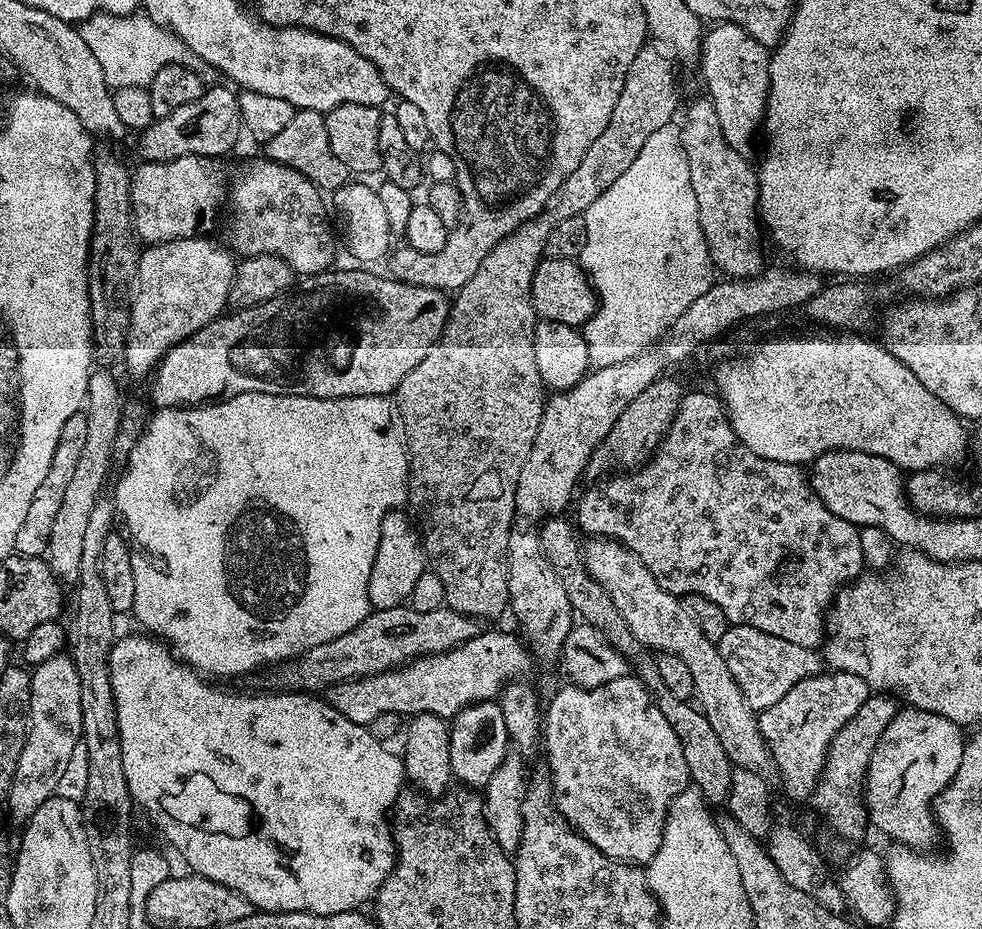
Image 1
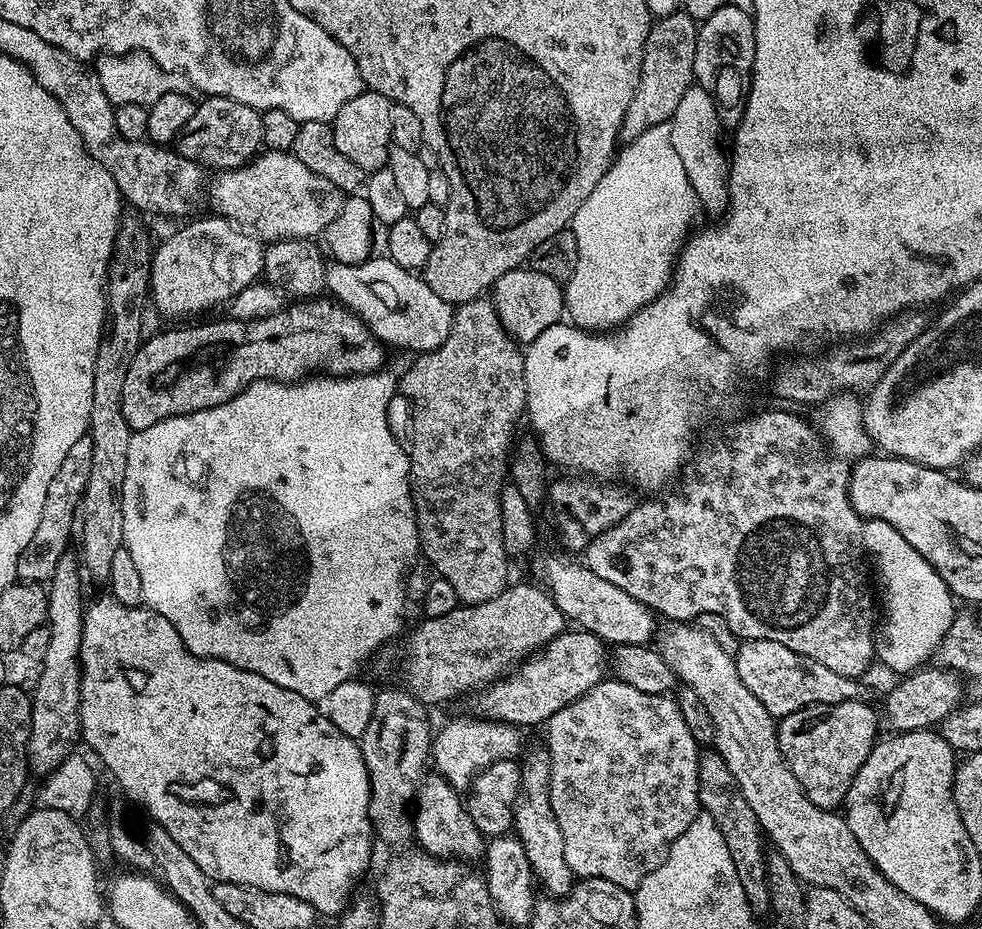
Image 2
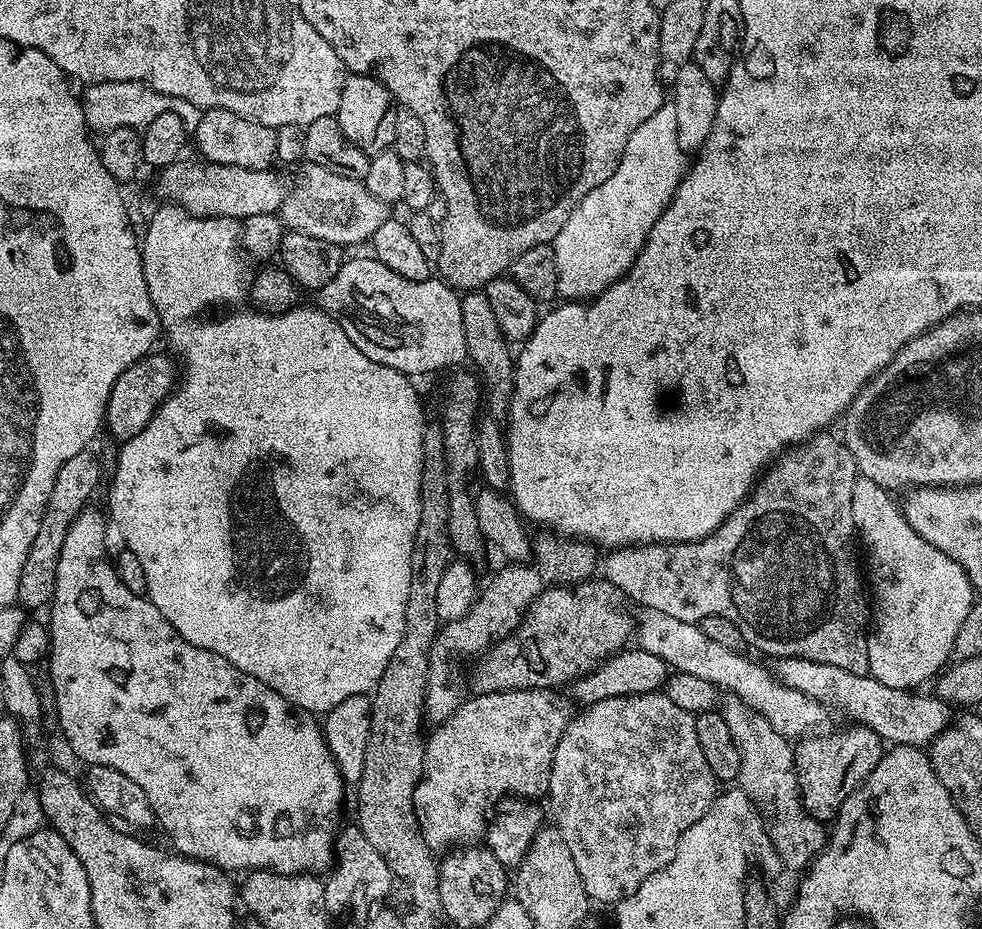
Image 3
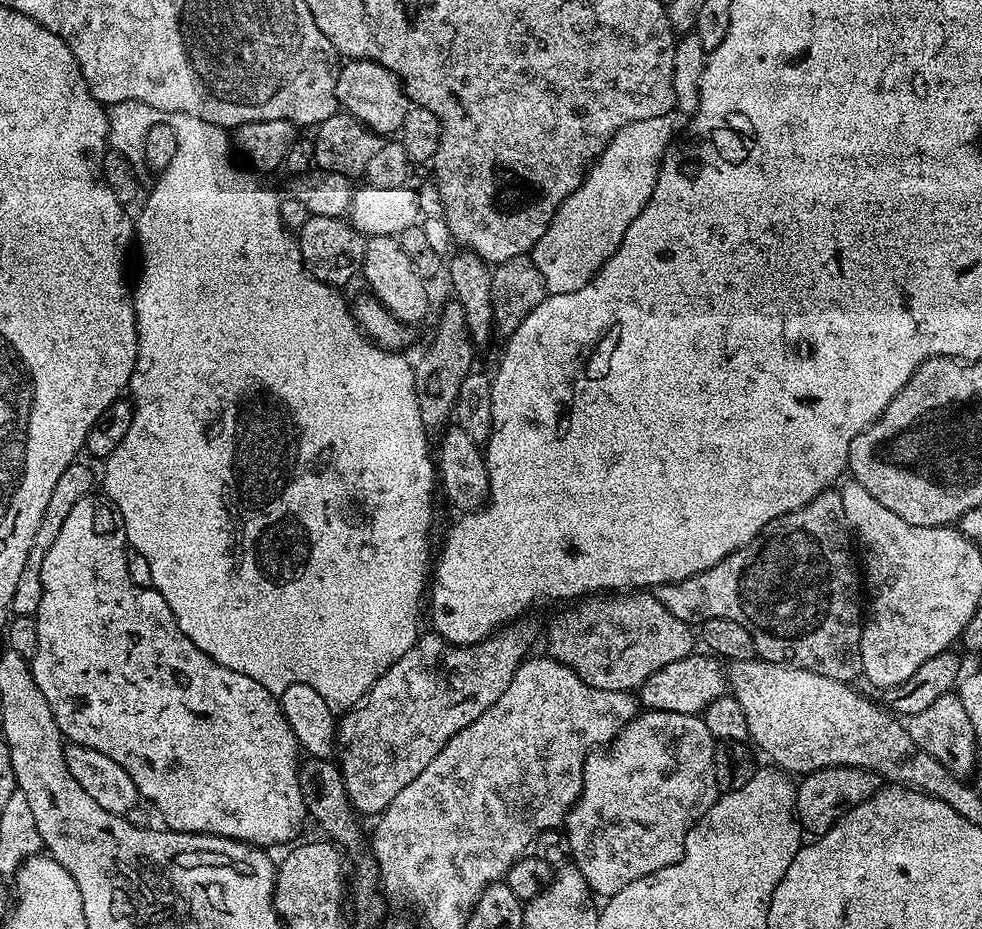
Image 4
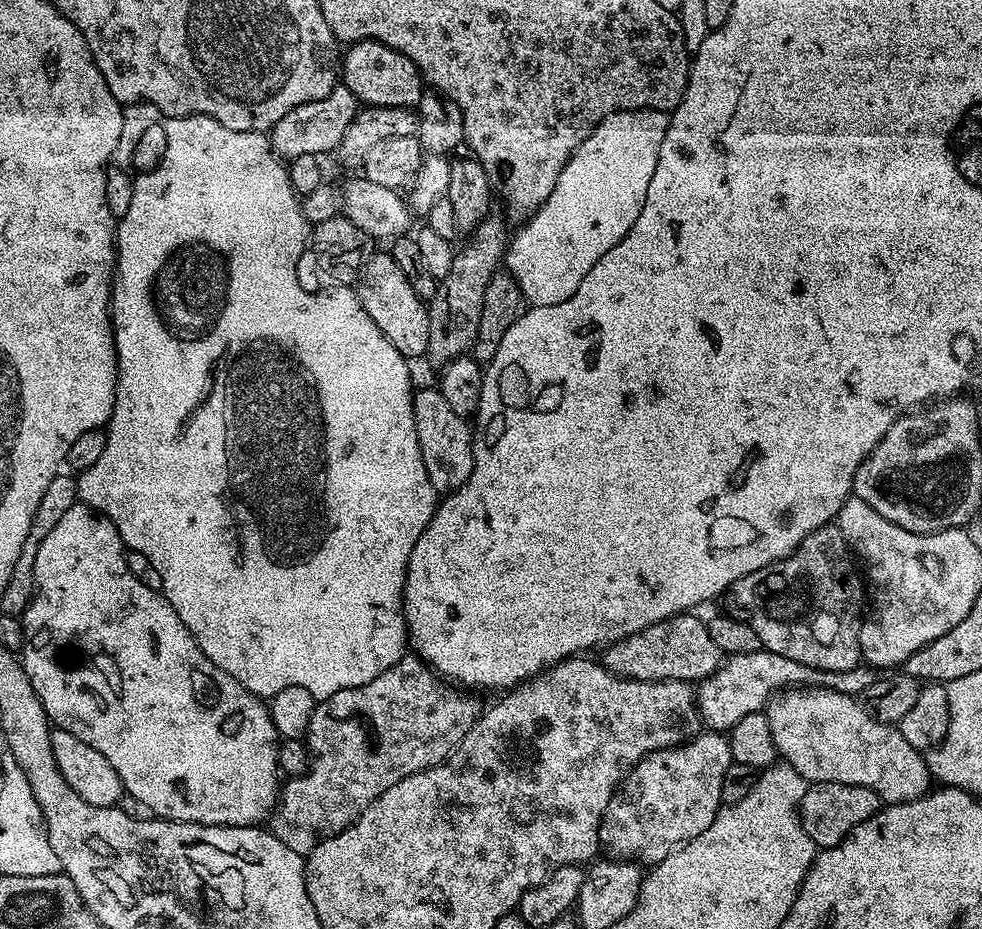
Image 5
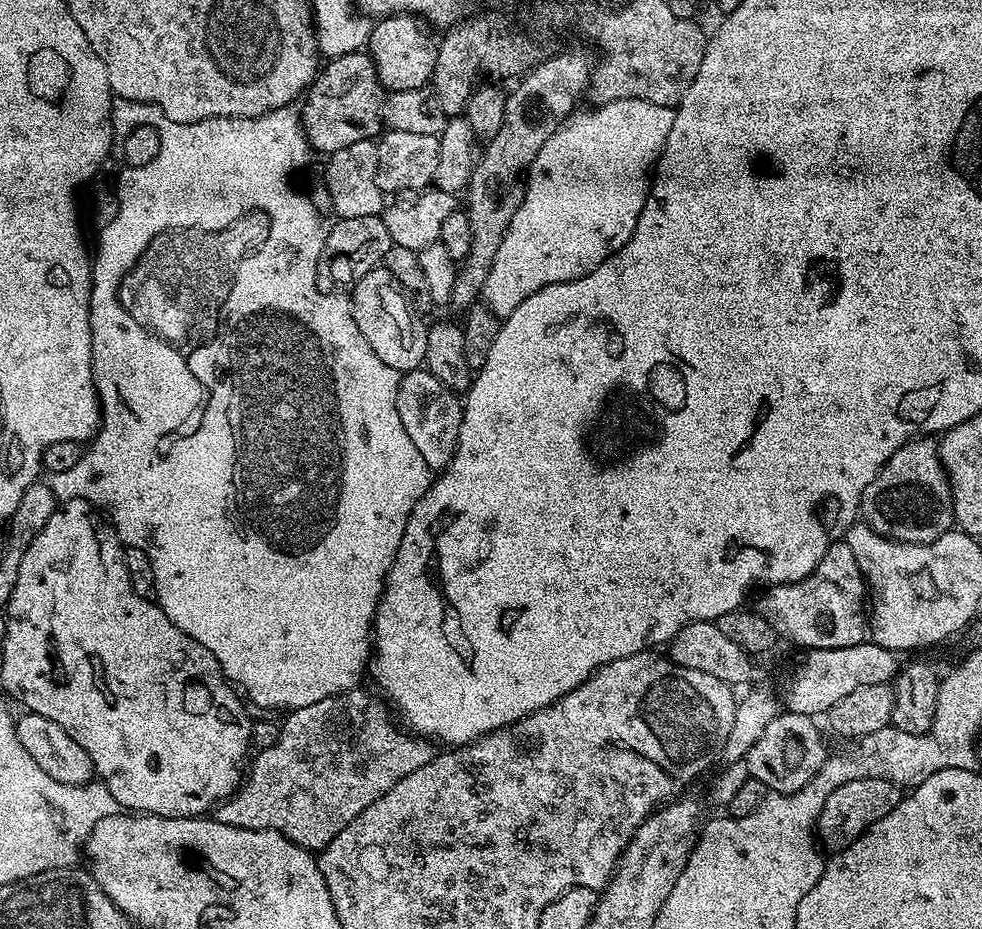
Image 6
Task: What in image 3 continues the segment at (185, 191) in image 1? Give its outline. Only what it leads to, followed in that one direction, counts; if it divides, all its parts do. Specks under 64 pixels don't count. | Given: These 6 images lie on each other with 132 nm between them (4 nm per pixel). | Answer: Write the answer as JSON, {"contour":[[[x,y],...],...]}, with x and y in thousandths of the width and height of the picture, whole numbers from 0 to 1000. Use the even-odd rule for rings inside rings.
{"contour":[[[311,175],[305,183],[283,229],[290,247],[311,250],[316,256],[328,256],[328,260],[353,265],[378,259],[381,248],[397,236],[396,221],[381,213],[370,194],[348,192],[348,187],[340,187],[323,177]]]}

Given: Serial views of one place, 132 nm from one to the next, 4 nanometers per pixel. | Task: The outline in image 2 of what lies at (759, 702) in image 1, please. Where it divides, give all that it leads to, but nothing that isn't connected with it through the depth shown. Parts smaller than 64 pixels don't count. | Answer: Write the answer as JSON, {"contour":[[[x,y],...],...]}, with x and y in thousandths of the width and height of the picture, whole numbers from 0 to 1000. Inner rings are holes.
{"contour":[[[759,689],[748,704],[752,730],[760,734],[760,743],[780,760],[788,773],[803,771],[826,758],[852,758],[863,753],[880,753],[880,741],[875,731],[849,726],[849,721],[821,708],[793,691]]]}

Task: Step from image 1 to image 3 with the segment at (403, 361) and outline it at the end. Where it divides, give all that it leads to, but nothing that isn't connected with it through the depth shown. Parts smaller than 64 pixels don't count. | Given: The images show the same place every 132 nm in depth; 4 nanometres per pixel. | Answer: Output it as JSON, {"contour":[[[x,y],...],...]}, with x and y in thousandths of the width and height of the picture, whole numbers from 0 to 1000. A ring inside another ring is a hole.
{"contour":[[[152,381],[146,383],[136,394],[132,394],[116,411],[116,420],[112,420],[110,436],[106,442],[105,460],[110,461],[112,468],[118,476],[125,476],[136,471],[157,450],[157,446],[162,441],[163,434],[176,421],[181,413],[181,392],[174,382],[159,383]]]}

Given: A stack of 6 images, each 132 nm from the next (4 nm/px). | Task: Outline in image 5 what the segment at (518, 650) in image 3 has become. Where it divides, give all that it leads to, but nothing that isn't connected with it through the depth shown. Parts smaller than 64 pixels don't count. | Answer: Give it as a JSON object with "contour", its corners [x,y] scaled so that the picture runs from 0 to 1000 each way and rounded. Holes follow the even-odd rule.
{"contour":[[[709,661],[683,663],[666,674],[658,674],[650,682],[618,694],[613,714],[619,722],[640,732],[700,732],[712,734],[727,726],[735,714],[735,704],[723,687],[723,678]]]}

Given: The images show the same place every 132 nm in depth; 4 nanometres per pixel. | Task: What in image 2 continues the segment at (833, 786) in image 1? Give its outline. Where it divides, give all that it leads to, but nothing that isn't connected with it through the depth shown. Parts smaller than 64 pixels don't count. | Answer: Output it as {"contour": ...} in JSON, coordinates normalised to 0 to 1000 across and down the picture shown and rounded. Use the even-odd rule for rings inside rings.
{"contour":[[[942,717],[924,724],[904,745],[898,762],[898,775],[908,783],[909,789],[935,788],[955,781],[967,767],[979,761],[981,749],[984,749],[984,736],[978,724],[966,719]]]}

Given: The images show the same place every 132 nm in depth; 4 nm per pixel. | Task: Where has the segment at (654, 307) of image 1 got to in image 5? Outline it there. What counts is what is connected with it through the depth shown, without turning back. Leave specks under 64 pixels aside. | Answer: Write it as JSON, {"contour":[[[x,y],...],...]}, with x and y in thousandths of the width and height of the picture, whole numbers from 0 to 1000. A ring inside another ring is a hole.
{"contour":[[[651,116],[645,121],[627,121],[618,125],[599,147],[582,164],[568,196],[554,220],[542,233],[524,247],[513,272],[512,283],[518,297],[524,297],[535,324],[541,330],[564,329],[576,325],[589,312],[593,299],[601,295],[605,282],[613,278],[650,239],[654,222],[658,217],[658,205],[662,205],[662,192],[666,192],[666,179],[670,174],[670,161],[678,149],[682,125],[665,116]]]}

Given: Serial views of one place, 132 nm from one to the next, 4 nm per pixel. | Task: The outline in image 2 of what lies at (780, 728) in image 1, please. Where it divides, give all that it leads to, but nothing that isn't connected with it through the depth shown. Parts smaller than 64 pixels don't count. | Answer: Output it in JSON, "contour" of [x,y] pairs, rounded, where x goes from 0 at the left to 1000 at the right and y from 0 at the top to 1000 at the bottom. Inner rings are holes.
{"contour":[[[863,753],[852,758],[826,758],[803,771],[793,772],[792,803],[821,859],[834,870],[854,871],[862,855],[878,829],[878,820],[894,800],[894,766],[880,753]]]}

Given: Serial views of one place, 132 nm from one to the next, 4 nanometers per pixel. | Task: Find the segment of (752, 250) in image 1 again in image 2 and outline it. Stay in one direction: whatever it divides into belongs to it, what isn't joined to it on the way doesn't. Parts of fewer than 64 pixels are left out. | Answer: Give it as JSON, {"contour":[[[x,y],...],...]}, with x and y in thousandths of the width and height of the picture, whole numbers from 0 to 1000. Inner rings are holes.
{"contour":[[[706,90],[702,94],[680,135],[682,153],[699,182],[699,189],[707,200],[710,216],[725,230],[734,231],[740,227],[741,219],[741,178],[742,171],[733,153],[735,135],[730,125],[731,115],[717,94]]]}

